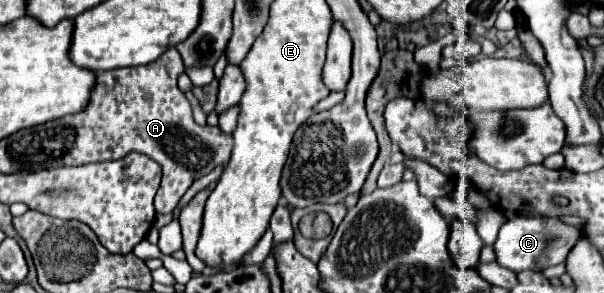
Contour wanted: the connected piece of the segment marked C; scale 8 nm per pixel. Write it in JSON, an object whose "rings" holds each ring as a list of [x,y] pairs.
{"rings":[[[544,216],[512,218],[510,222],[504,222],[494,242],[496,262],[504,268],[510,268],[512,272],[544,270],[548,266],[556,266],[566,260],[568,252],[572,250],[572,244],[578,240],[578,234],[580,234],[578,228],[564,224],[558,218],[544,218]]]}

